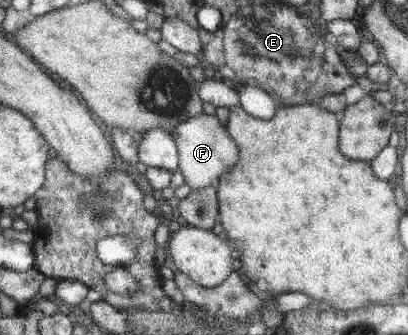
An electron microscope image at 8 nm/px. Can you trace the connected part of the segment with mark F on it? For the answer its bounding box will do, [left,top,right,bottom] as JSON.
[171,114,238,190]

